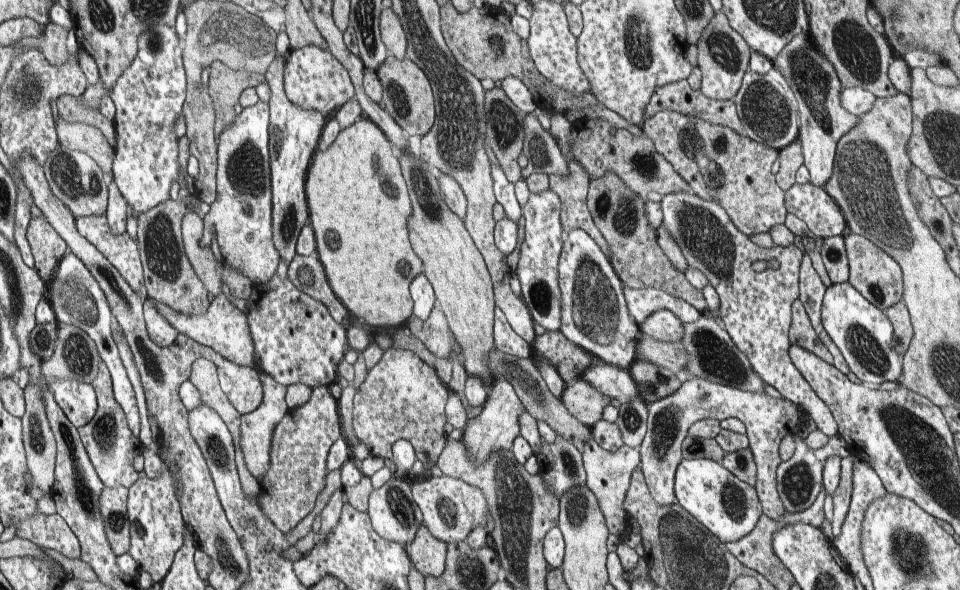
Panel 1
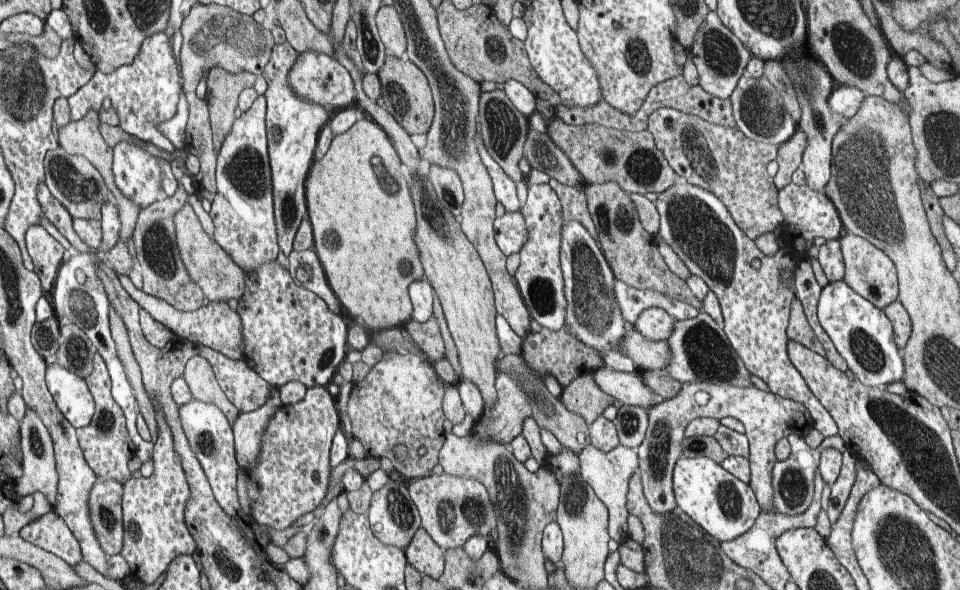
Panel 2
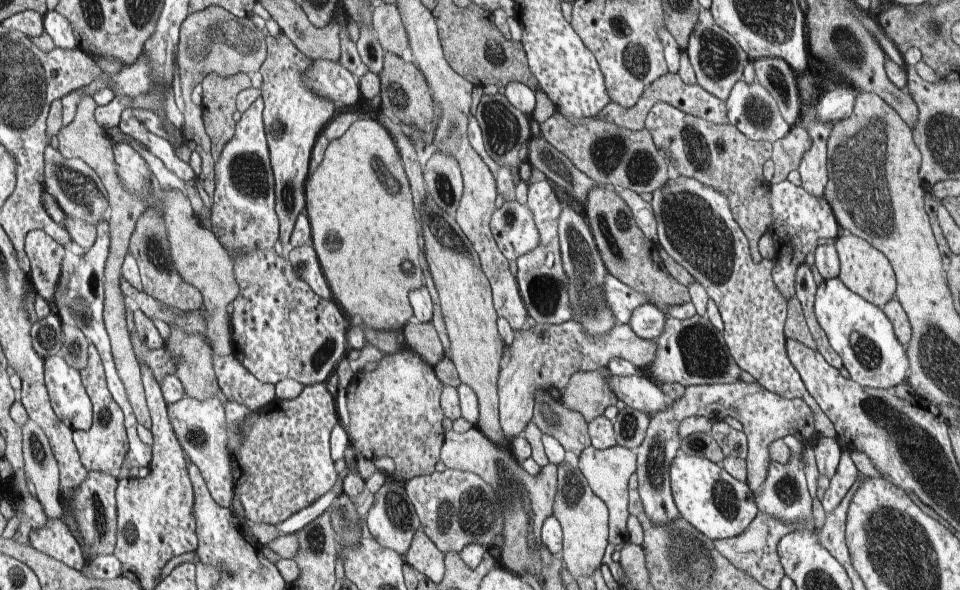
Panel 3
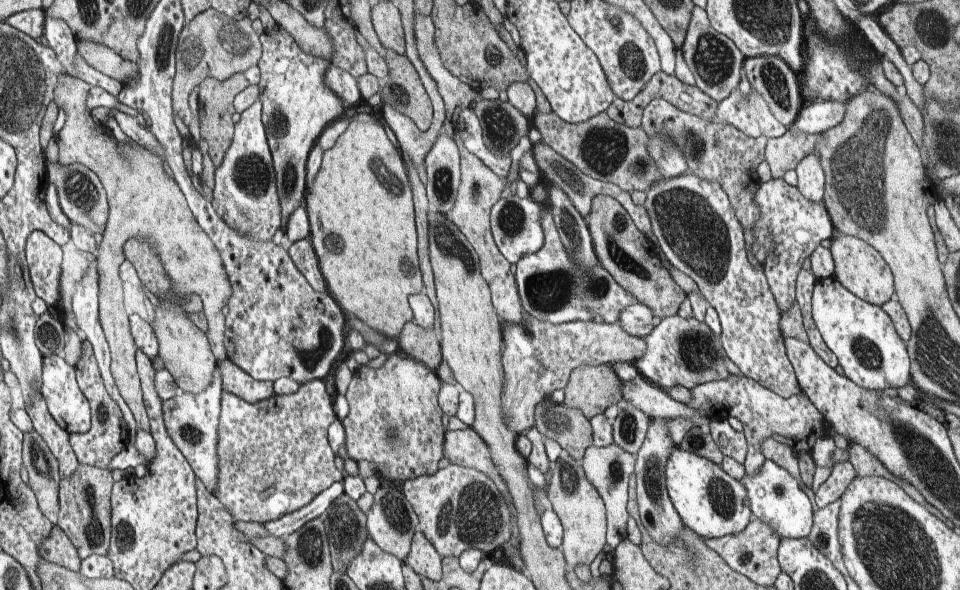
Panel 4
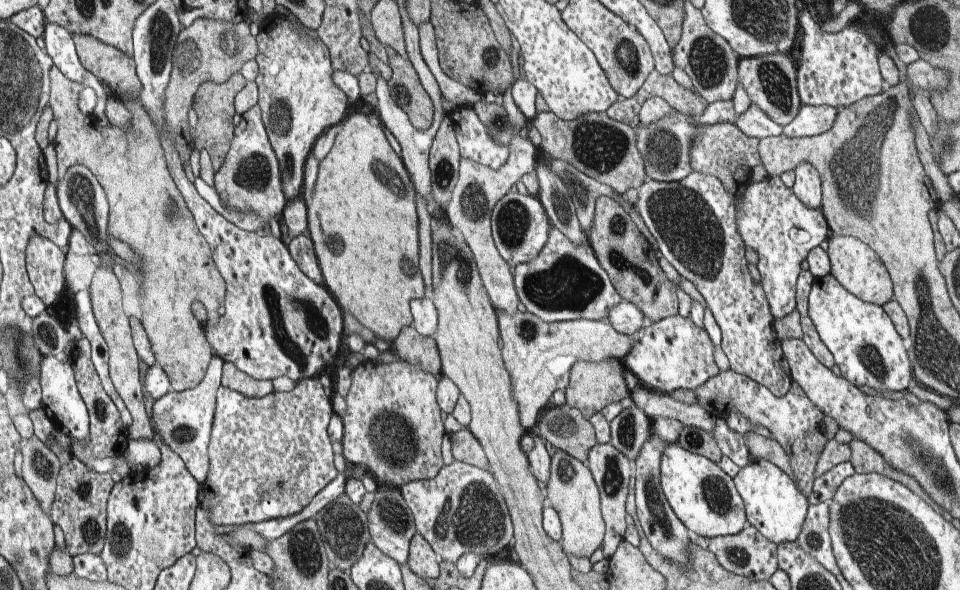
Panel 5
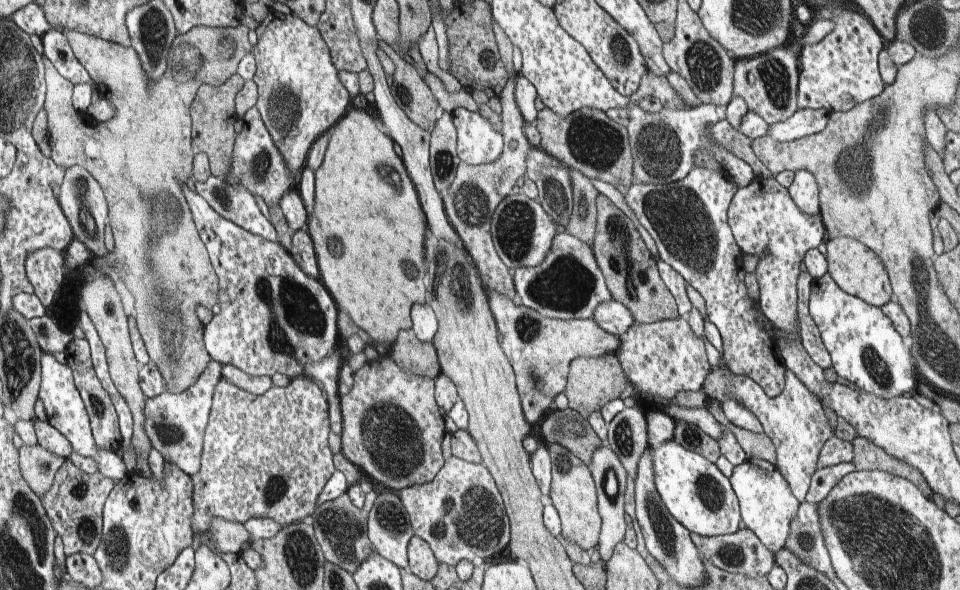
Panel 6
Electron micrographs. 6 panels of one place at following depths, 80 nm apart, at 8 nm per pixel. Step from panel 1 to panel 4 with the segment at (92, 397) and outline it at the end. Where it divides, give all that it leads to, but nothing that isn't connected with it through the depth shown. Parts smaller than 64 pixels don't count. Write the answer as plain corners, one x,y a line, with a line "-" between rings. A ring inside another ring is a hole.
50,355
43,357
41,393
45,396
52,416
69,434
82,434
91,429
90,406
87,396
77,383
75,368
62,357

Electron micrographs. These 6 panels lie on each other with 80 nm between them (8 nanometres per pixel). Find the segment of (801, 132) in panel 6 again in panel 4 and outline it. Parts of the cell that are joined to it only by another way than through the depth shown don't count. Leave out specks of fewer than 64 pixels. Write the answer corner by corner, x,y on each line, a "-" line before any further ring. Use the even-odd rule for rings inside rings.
824,99
804,104
790,127
796,127
808,134
820,135
844,120
848,103
849,101

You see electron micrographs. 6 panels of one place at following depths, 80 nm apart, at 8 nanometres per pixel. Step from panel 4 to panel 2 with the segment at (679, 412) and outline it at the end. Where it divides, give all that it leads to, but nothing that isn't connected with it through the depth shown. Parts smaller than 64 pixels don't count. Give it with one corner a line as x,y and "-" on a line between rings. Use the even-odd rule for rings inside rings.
602,365
592,374
602,392
609,394
614,400
624,405
641,406
648,410
660,402
658,396
643,383
637,370
625,373

